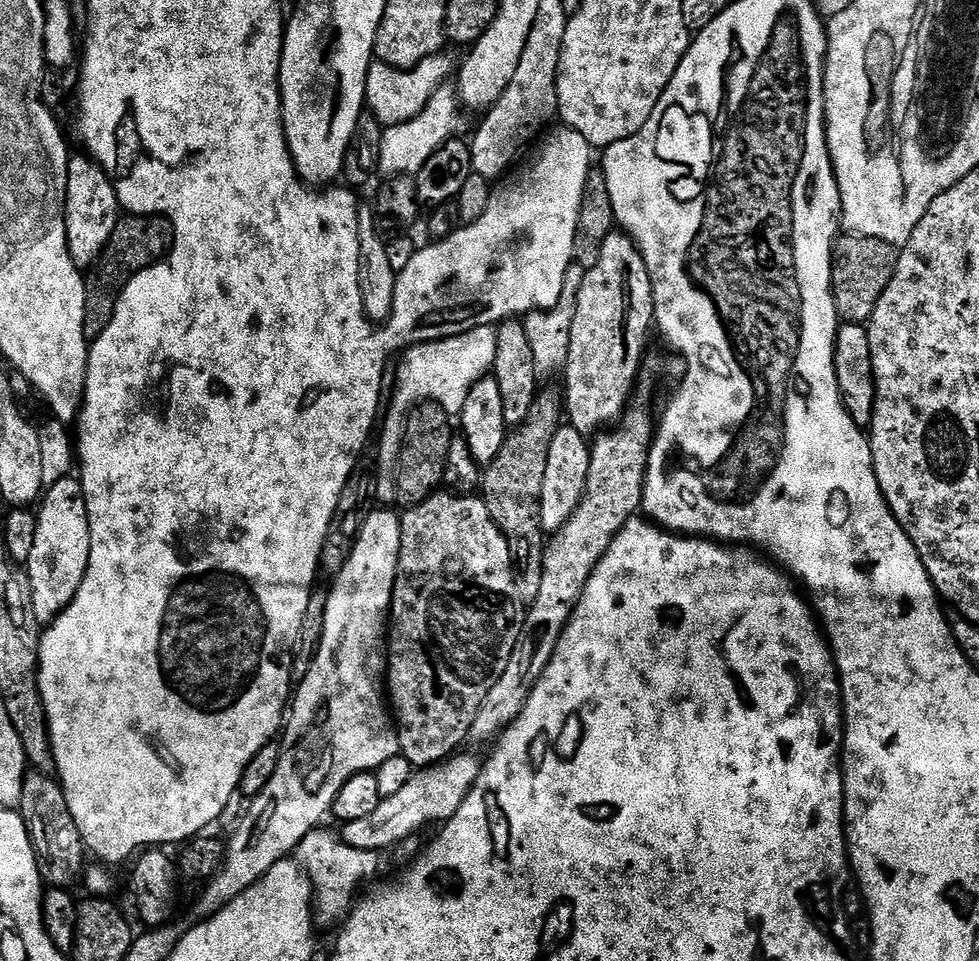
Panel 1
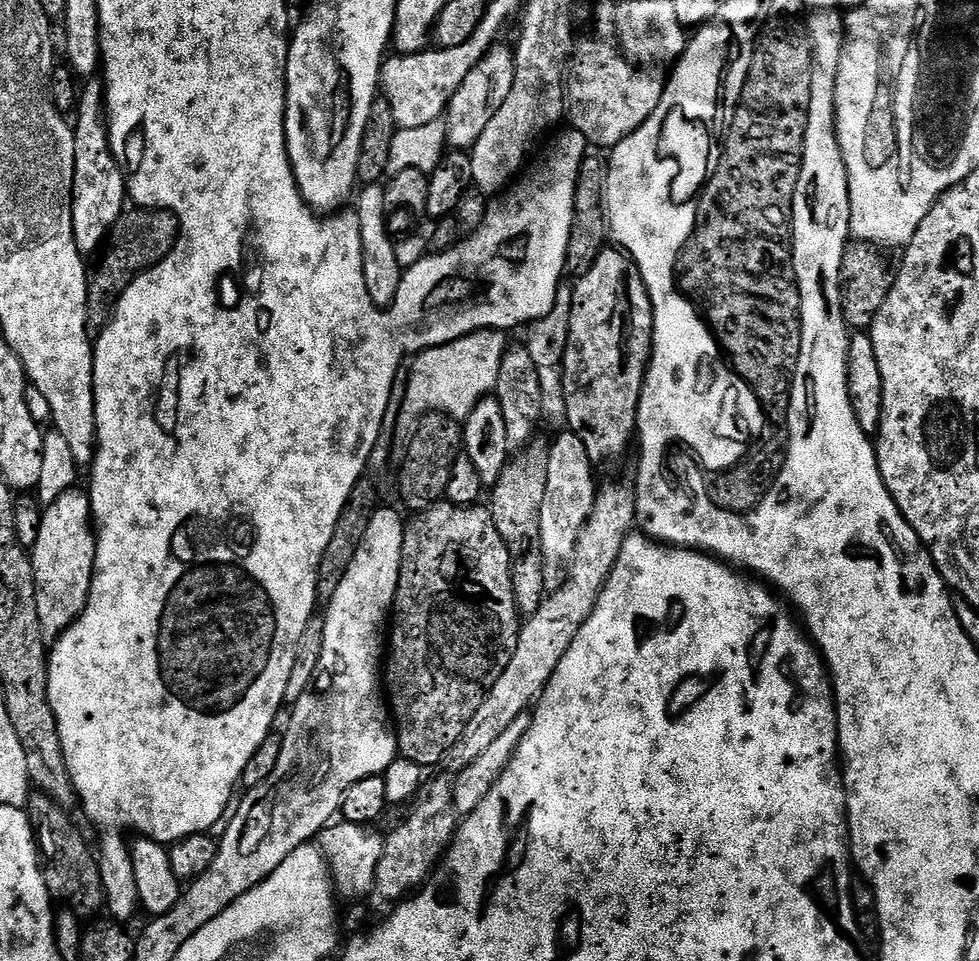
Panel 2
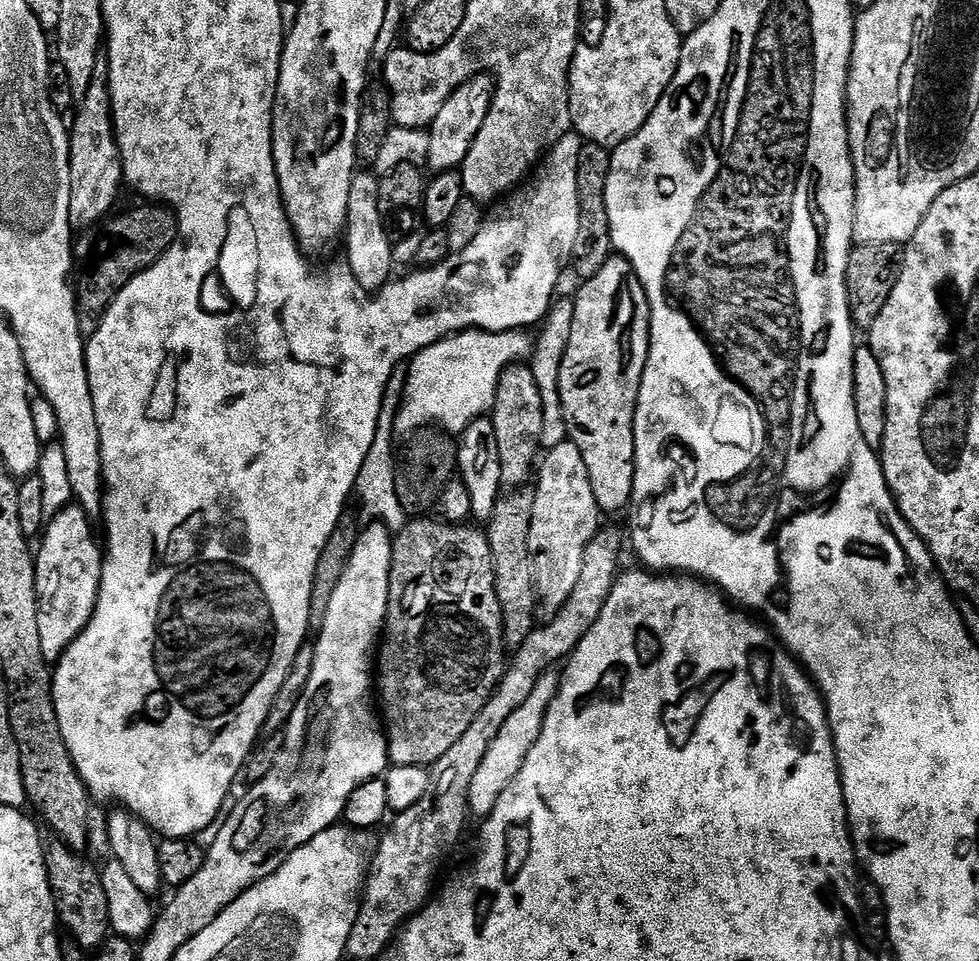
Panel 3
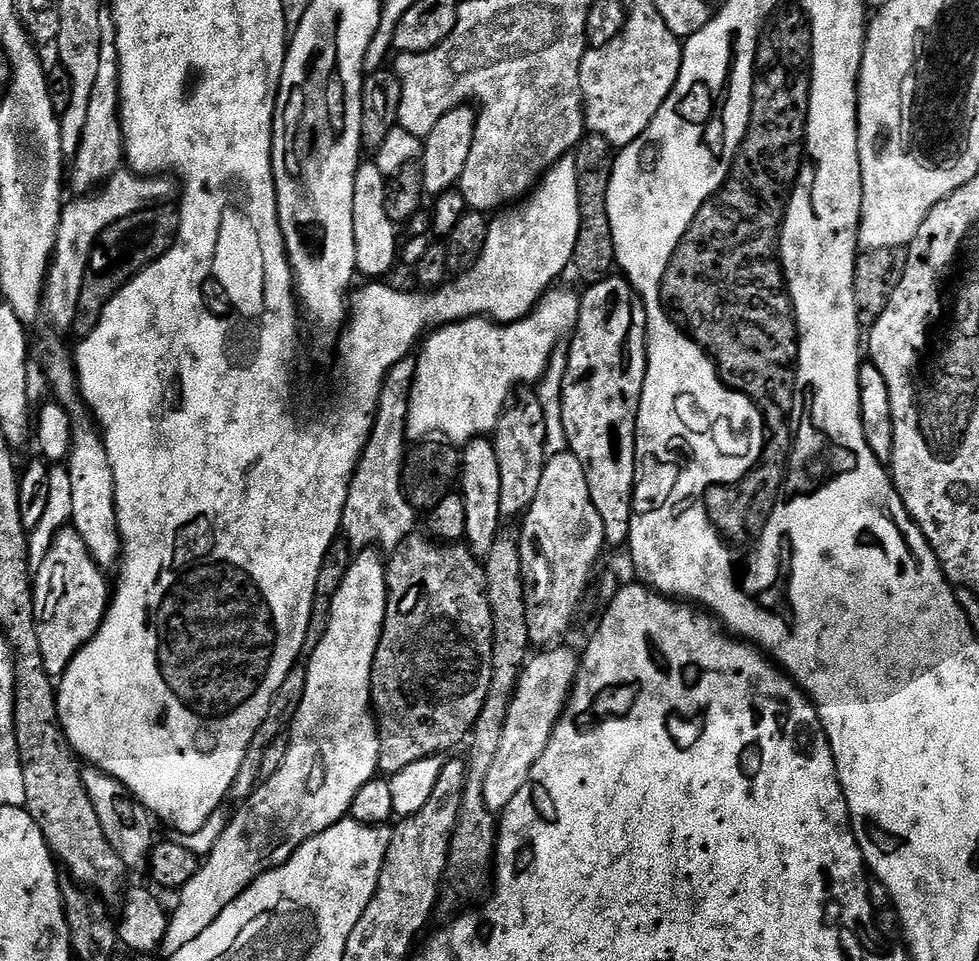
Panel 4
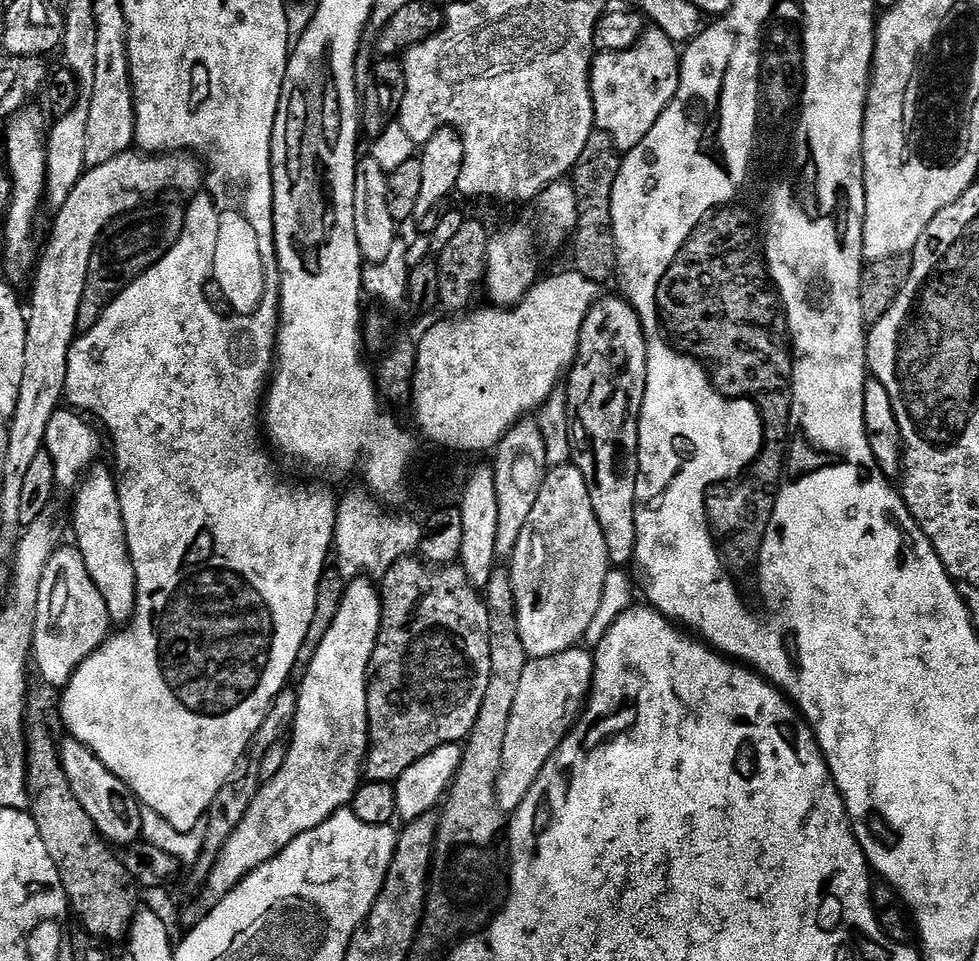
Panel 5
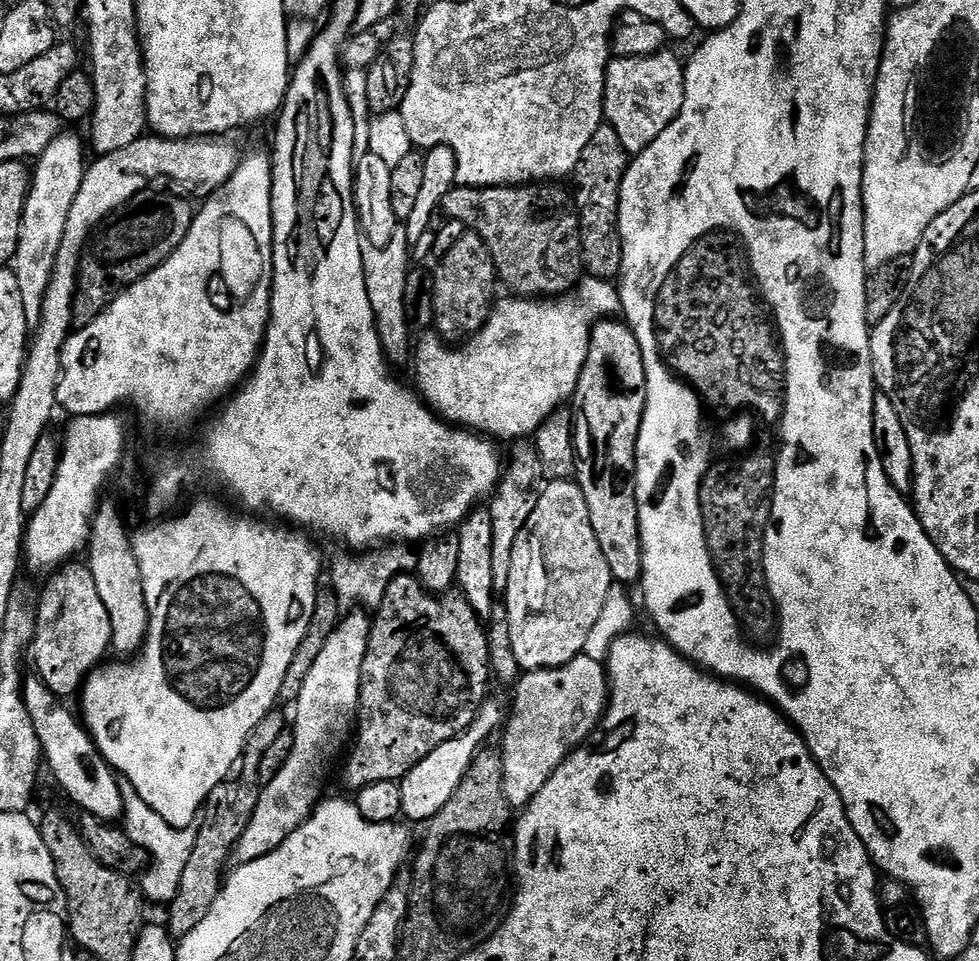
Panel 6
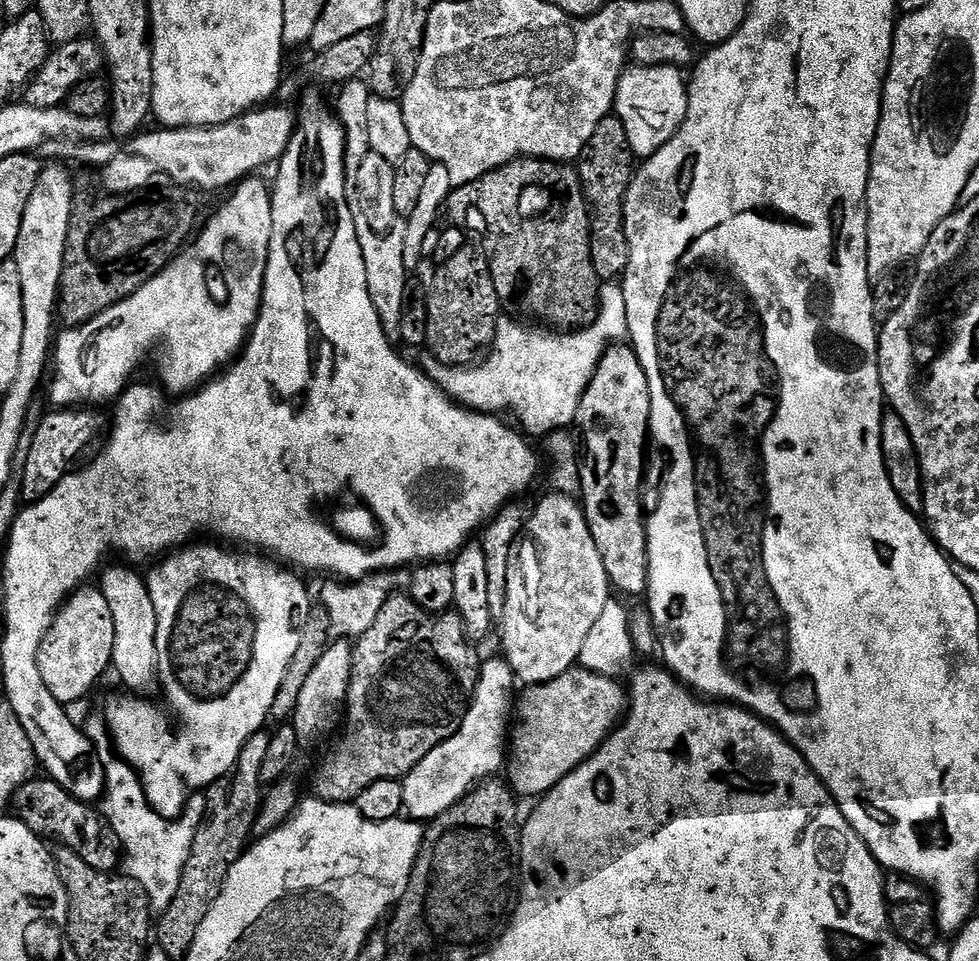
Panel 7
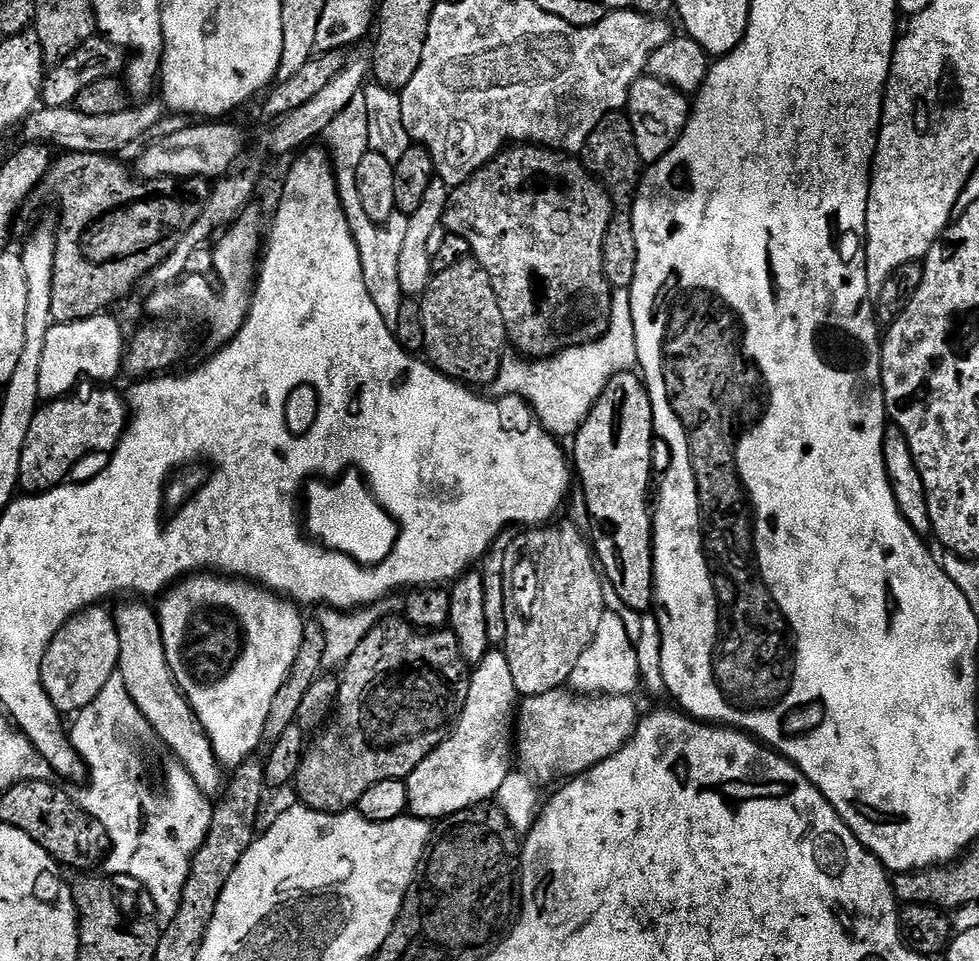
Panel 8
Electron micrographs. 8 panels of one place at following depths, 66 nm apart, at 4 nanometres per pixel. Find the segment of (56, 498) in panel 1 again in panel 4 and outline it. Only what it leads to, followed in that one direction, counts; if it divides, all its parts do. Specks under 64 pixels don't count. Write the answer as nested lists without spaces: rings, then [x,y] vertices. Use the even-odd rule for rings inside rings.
[[[69,526],[63,528],[54,538],[42,566],[34,572],[34,591],[32,601],[36,611],[36,634],[38,636],[38,650],[42,654],[42,662],[46,674],[53,678],[64,675],[70,662],[93,638],[96,631],[102,626],[104,615],[108,613],[110,603],[110,580],[105,573],[94,562],[90,550],[86,550],[86,542],[76,532],[76,529]]]

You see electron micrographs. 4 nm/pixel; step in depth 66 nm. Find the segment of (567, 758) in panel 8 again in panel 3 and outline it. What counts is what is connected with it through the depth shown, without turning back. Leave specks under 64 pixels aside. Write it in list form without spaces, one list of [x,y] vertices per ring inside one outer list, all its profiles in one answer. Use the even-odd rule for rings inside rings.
[[[549,670],[542,673],[536,680],[534,690],[530,690],[530,698],[506,718],[506,726],[498,730],[498,738],[490,746],[486,758],[482,758],[482,766],[478,766],[478,774],[474,774],[474,782],[470,782],[470,794],[468,795],[468,811],[473,817],[487,818],[498,802],[502,790],[514,782],[518,770],[522,770],[522,762],[526,762],[526,754],[538,742],[538,734],[542,730],[542,722],[546,718],[546,710],[550,702],[555,698],[560,689],[560,676],[555,671]]]

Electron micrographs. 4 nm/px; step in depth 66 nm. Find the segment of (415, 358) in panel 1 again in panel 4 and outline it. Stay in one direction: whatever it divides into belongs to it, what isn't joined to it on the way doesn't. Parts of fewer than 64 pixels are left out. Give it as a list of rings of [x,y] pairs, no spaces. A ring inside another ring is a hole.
[[[560,287],[545,292],[532,307],[529,316],[523,316],[512,324],[498,324],[487,318],[459,320],[456,324],[437,327],[423,341],[416,356],[416,377],[408,399],[406,436],[409,441],[423,442],[429,438],[439,438],[450,445],[463,446],[495,433],[500,416],[510,403],[512,388],[532,386],[537,379],[536,384],[549,371],[548,363],[552,360],[556,343],[575,329],[580,313],[580,296]]]

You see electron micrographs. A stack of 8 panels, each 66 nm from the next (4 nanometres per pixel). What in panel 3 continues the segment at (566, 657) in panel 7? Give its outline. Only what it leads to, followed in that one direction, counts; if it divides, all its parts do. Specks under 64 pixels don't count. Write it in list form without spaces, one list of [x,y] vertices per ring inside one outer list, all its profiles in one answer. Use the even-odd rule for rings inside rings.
[[[569,439],[543,453],[535,484],[528,549],[536,575],[538,612],[541,617],[551,618],[564,608],[570,594],[574,594],[574,586],[578,586],[578,578],[582,578],[584,555],[588,543],[601,531],[602,513],[590,486],[590,474],[586,474],[582,450],[578,450],[578,446]]]

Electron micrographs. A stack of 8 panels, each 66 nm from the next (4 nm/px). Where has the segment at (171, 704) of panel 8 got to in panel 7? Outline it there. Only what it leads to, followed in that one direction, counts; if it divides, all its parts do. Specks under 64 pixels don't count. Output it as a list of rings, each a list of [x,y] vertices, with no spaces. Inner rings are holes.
[[[105,569],[99,577],[98,587],[110,606],[114,617],[114,654],[112,668],[128,688],[153,688],[158,682],[158,614],[145,577],[132,570]]]

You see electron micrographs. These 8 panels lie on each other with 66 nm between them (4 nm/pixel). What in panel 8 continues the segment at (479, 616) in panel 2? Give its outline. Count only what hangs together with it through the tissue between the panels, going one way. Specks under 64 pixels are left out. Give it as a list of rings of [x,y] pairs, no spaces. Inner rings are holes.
[[[389,616],[376,624],[366,635],[366,638],[359,643],[354,654],[351,654],[350,658],[342,665],[343,672],[344,677],[339,677],[336,690],[336,703],[334,705],[334,720],[336,716],[336,724],[329,723],[319,733],[321,736],[313,744],[311,741],[310,747],[305,751],[302,762],[298,766],[294,781],[294,789],[296,788],[297,794],[300,795],[297,796],[299,803],[319,812],[337,813],[355,809],[359,805],[362,794],[366,794],[366,790],[370,790],[370,786],[374,786],[377,782],[386,782],[387,780],[407,781],[408,775],[452,733],[456,723],[460,720],[462,710],[466,706],[466,698],[470,690],[470,665],[462,658],[462,654],[458,650],[458,638],[454,638],[452,631],[425,632],[418,630],[400,616]]]

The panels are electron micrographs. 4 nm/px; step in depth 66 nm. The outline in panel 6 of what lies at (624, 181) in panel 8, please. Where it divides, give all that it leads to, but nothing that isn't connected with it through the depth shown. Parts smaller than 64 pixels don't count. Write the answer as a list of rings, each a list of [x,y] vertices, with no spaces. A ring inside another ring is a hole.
[[[600,124],[594,130],[594,138],[586,142],[582,158],[574,173],[574,203],[580,216],[580,249],[584,259],[584,272],[599,280],[615,281],[622,270],[622,238],[618,210],[620,191],[624,175],[630,163],[630,154],[622,146],[622,138],[607,124]]]

